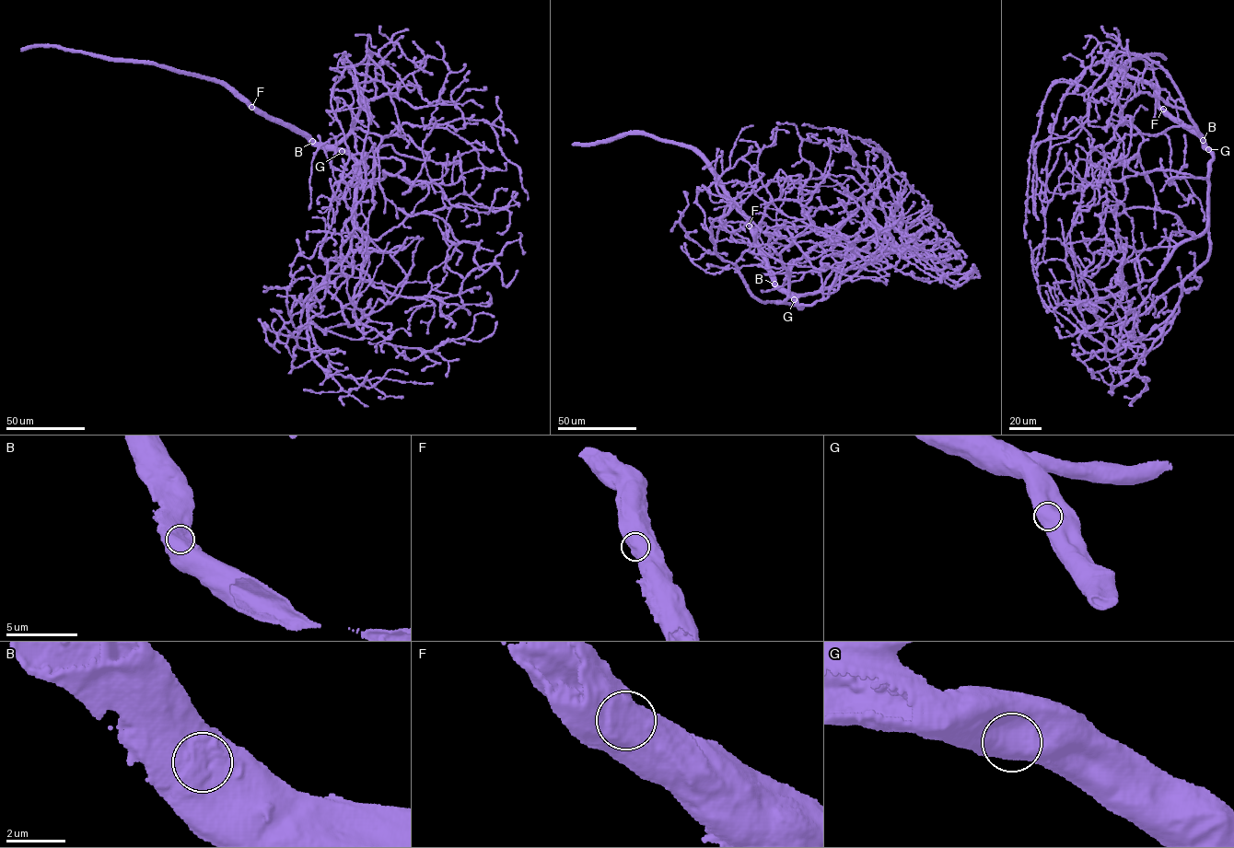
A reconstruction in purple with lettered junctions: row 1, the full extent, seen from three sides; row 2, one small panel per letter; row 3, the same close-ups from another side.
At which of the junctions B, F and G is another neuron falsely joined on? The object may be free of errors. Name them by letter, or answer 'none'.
none

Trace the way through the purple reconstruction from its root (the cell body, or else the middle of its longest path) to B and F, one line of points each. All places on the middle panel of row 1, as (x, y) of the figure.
B: (792, 295), (780, 291), (774, 284)
F: (792, 295), (782, 292), (777, 286), (766, 256), (749, 226)

